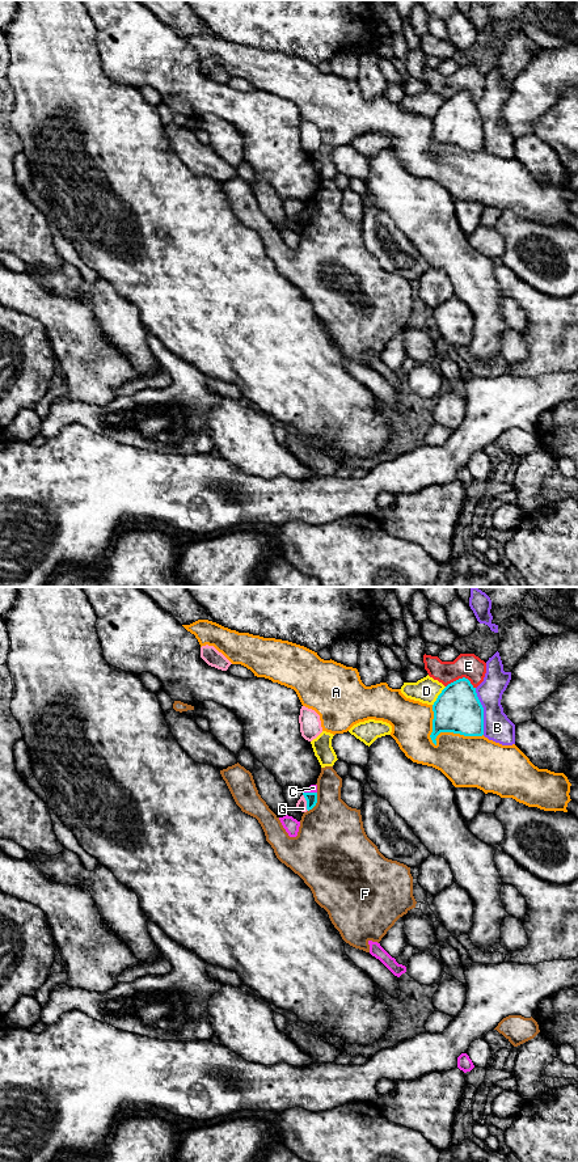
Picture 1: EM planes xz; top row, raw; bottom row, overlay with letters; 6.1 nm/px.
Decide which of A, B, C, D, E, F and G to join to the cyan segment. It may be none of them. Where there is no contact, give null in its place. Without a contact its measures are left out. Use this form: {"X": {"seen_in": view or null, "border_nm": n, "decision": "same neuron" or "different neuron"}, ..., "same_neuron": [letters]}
{"A": {"seen_in": "xz", "border_nm": 380, "decision": "different neuron"}, "B": {"seen_in": "xz", "border_nm": 300, "decision": "different neuron"}, "C": {"seen_in": "xz", "border_nm": 80, "decision": "different neuron"}, "D": {"seen_in": "xz", "border_nm": 150, "decision": "different neuron"}, "E": {"seen_in": "xz", "border_nm": 180, "decision": "different neuron"}, "F": {"seen_in": "xz", "border_nm": 130, "decision": "different neuron"}, "G": {"seen_in": "xz", "border_nm": 110, "decision": "different neuron"}, "same_neuron": []}

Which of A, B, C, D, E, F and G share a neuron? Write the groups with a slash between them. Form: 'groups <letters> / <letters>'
groups A / B / C / D / E / F / G

